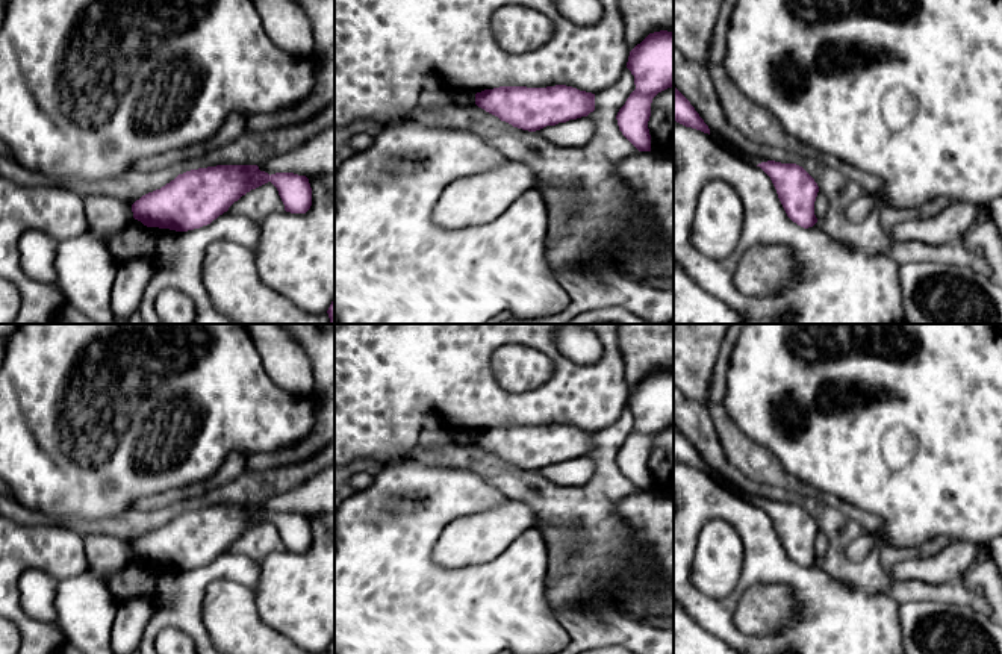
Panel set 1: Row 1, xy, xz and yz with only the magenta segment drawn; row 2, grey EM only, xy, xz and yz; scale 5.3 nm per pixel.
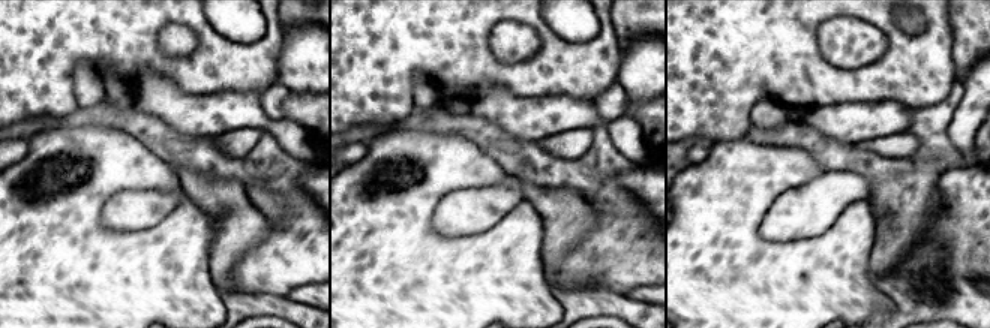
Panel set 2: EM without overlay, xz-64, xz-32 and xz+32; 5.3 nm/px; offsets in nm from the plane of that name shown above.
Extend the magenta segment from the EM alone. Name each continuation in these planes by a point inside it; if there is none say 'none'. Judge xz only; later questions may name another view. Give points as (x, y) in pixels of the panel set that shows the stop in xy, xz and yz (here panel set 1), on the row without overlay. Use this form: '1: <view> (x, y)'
1: xz (575, 471)

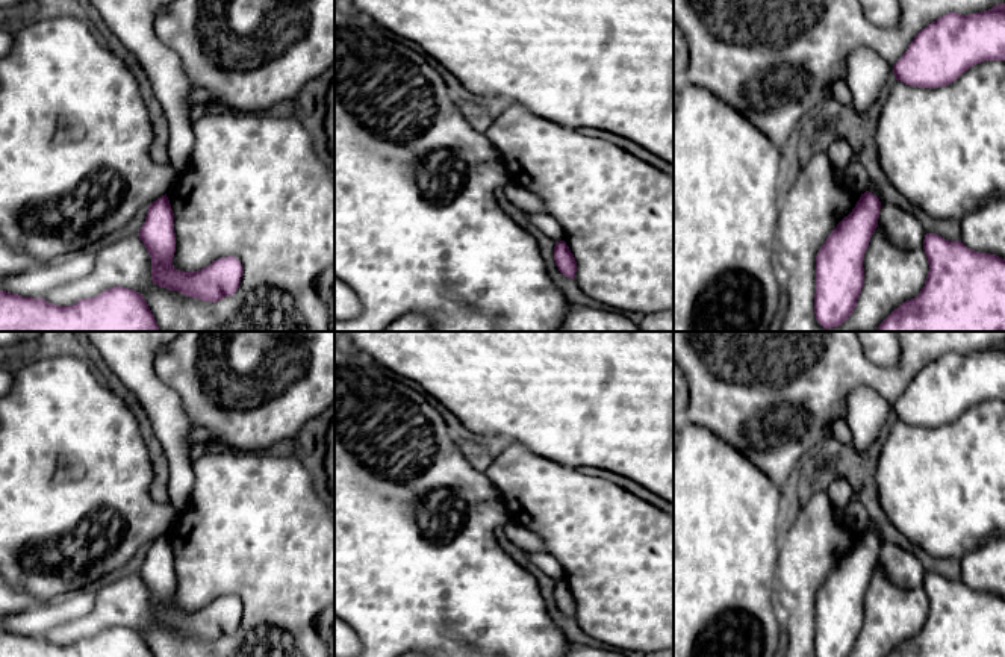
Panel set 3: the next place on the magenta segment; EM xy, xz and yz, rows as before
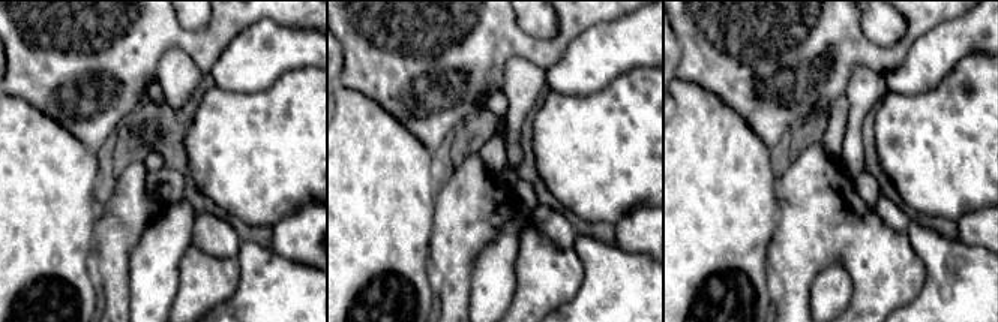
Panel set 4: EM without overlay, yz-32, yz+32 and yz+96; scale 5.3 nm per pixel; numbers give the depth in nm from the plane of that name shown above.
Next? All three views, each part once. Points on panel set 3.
none

